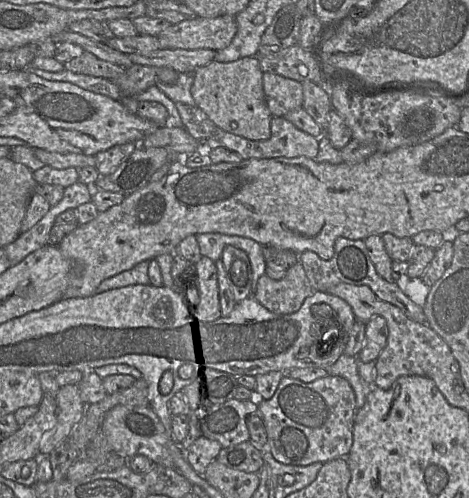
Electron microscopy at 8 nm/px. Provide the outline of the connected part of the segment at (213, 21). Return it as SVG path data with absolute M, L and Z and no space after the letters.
M197 16L172 24L157 37L162 49L211 49L217 52L228 47L236 33L235 16Z

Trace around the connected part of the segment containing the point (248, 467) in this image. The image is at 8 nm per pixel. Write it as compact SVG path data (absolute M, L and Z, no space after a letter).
M251 441L223 447L216 459L230 468L248 473L258 473L264 464L262 449Z

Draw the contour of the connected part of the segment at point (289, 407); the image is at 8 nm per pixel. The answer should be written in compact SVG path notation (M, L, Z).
M285 373L272 398L259 400L268 450L282 464L307 466L315 462L348 456L353 443L353 427L358 410L350 383L328 374L313 382L302 382Z

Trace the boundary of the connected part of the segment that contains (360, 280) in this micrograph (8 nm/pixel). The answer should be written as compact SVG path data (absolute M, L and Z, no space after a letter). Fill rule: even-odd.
M339 237L335 241L334 249L334 255L328 260L320 258L318 254L311 250L305 250L299 254L299 260L314 291L327 292L328 289L340 283L367 285L381 300L399 307L410 319L426 324L423 307L415 304L405 295L396 281L389 282L378 274L362 239L352 240Z

